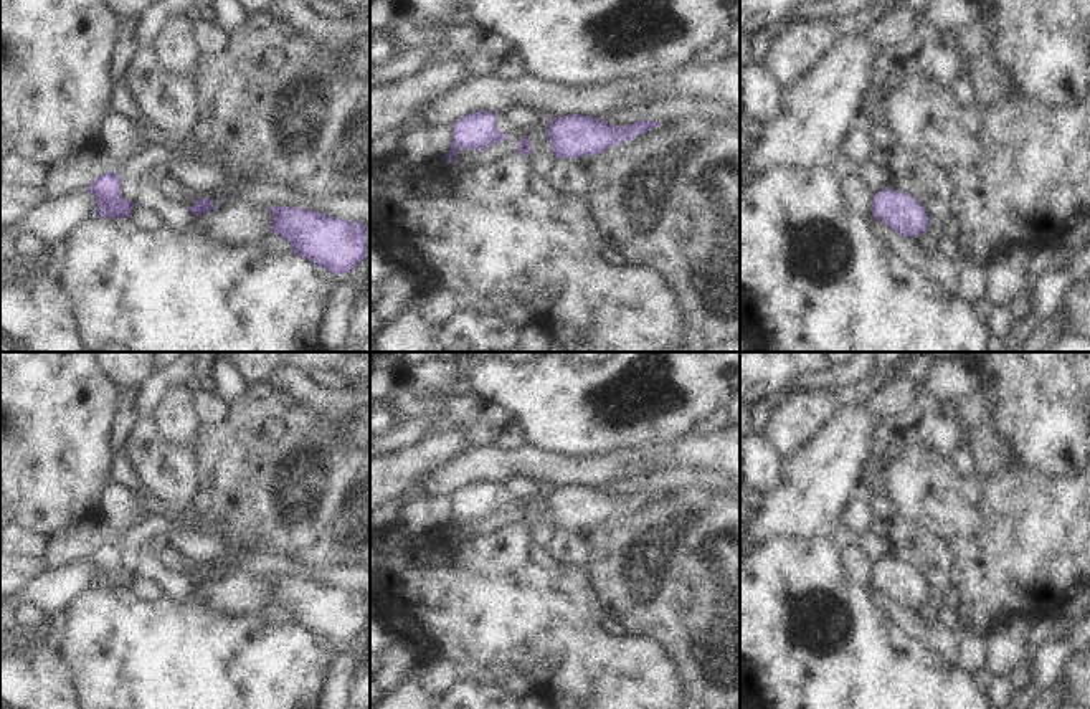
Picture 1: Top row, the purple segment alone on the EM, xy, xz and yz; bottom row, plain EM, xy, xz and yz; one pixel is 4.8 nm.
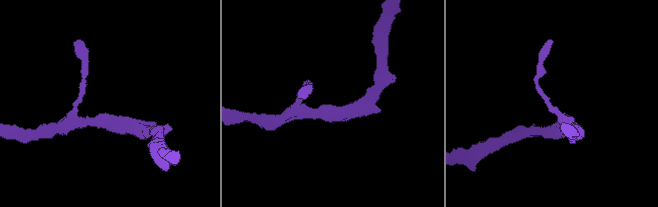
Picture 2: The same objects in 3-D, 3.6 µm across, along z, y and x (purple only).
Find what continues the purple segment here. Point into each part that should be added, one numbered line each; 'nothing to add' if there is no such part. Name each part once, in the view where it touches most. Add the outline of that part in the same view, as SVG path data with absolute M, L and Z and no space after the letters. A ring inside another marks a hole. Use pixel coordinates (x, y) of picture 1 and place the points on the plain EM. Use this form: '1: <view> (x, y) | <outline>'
nothing to add

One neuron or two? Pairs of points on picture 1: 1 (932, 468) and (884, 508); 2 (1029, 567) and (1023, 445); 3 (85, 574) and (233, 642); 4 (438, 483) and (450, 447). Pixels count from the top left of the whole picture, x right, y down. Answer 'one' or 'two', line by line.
1: two
2: two
3: two
4: two

